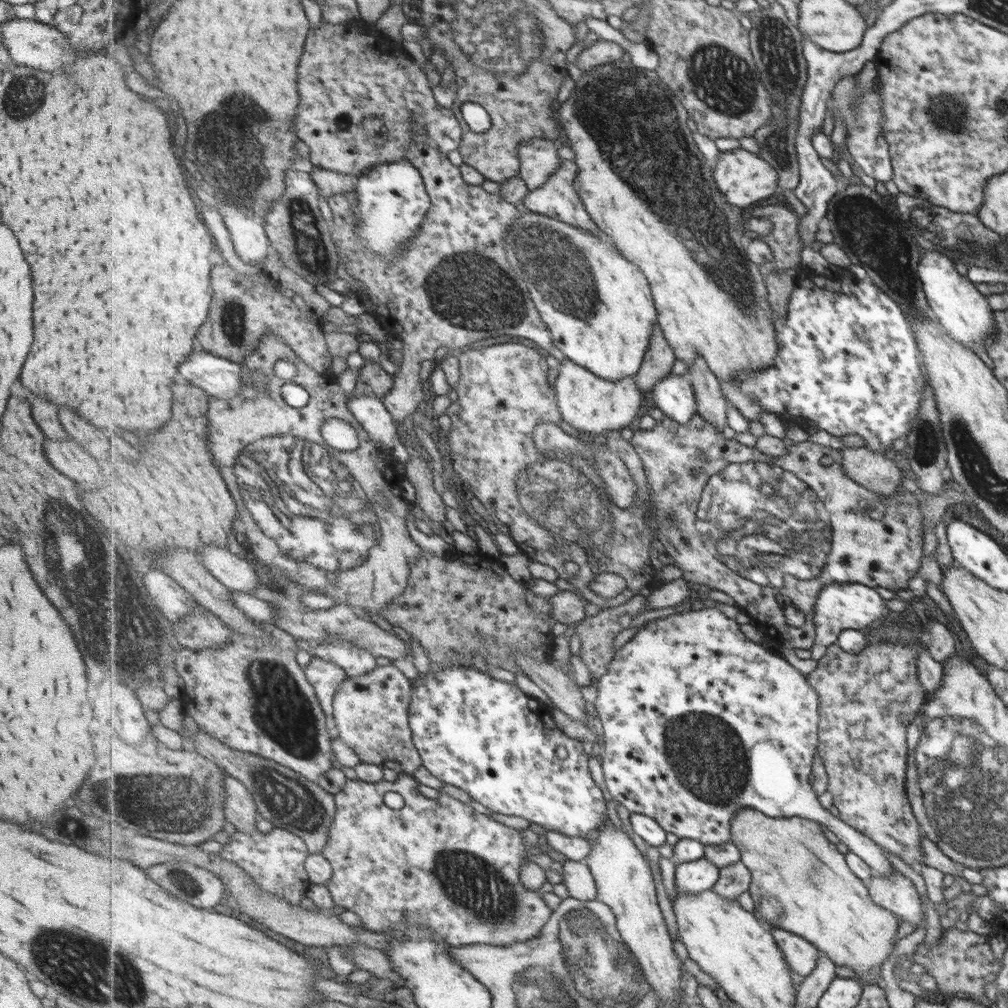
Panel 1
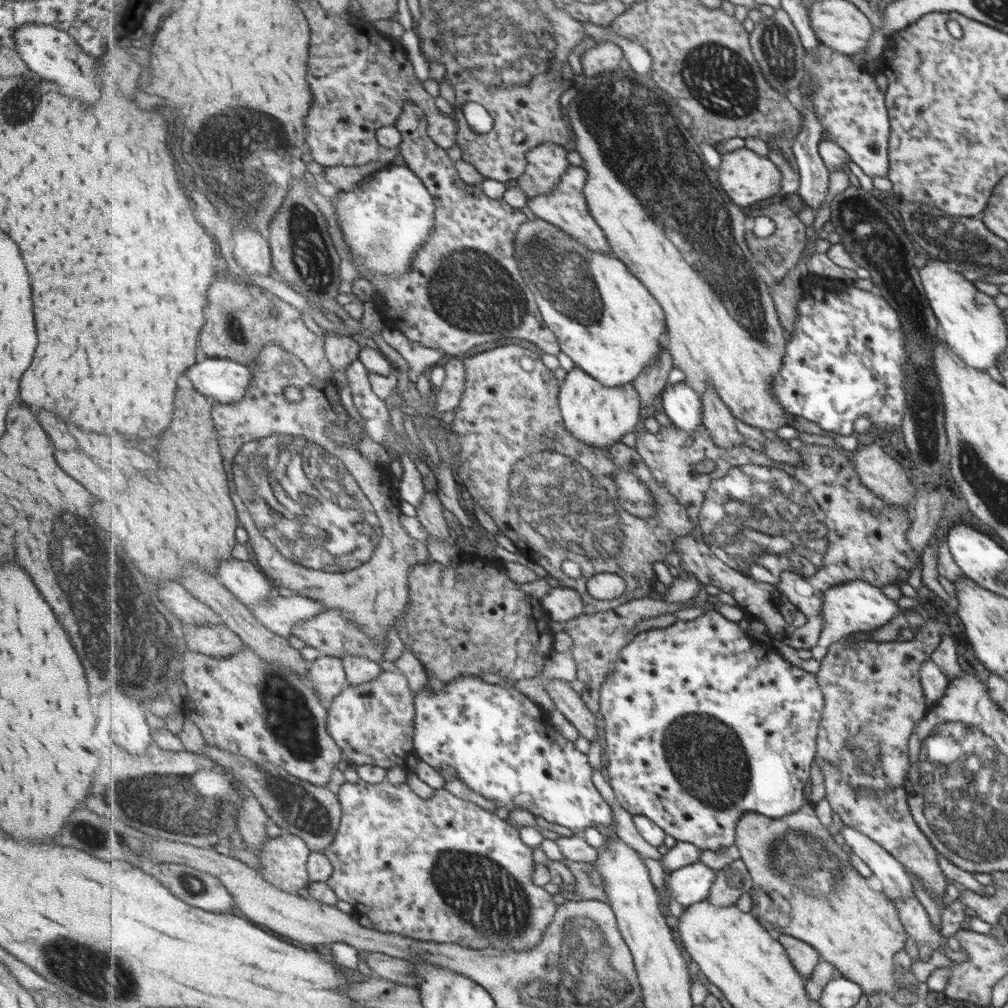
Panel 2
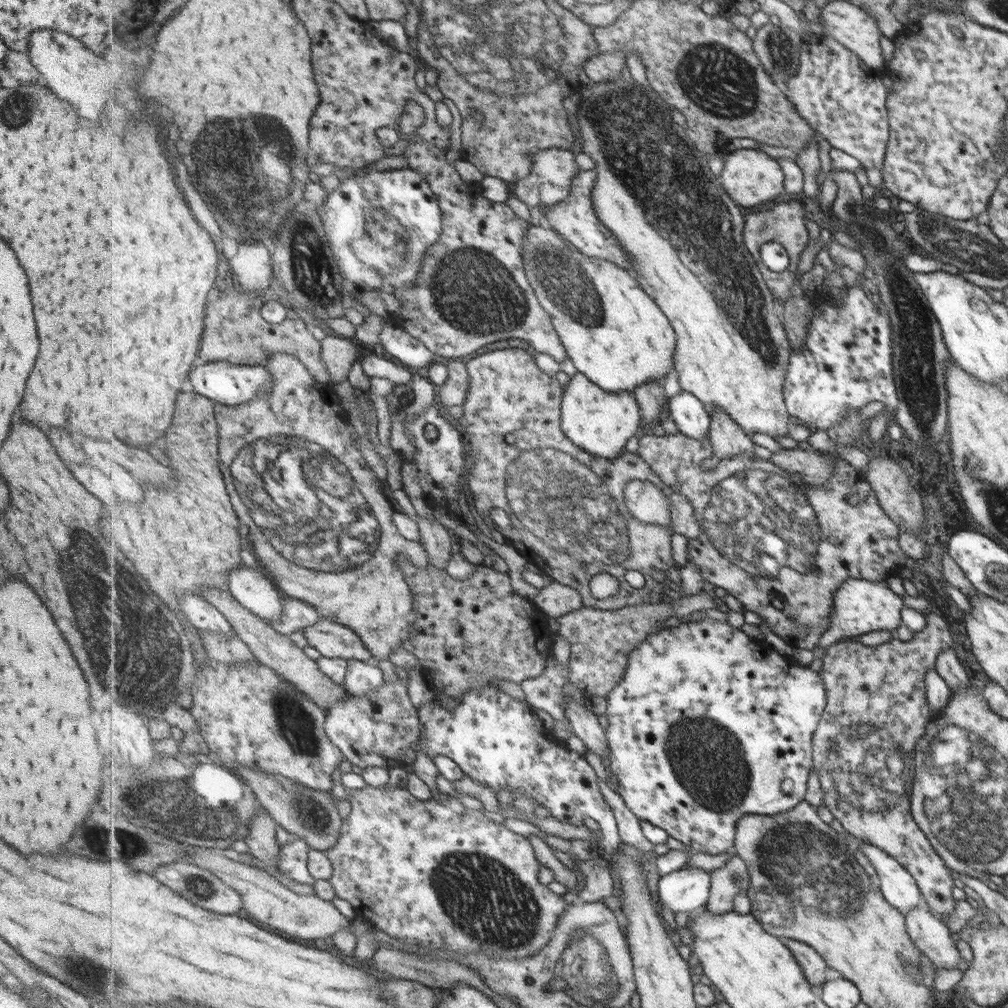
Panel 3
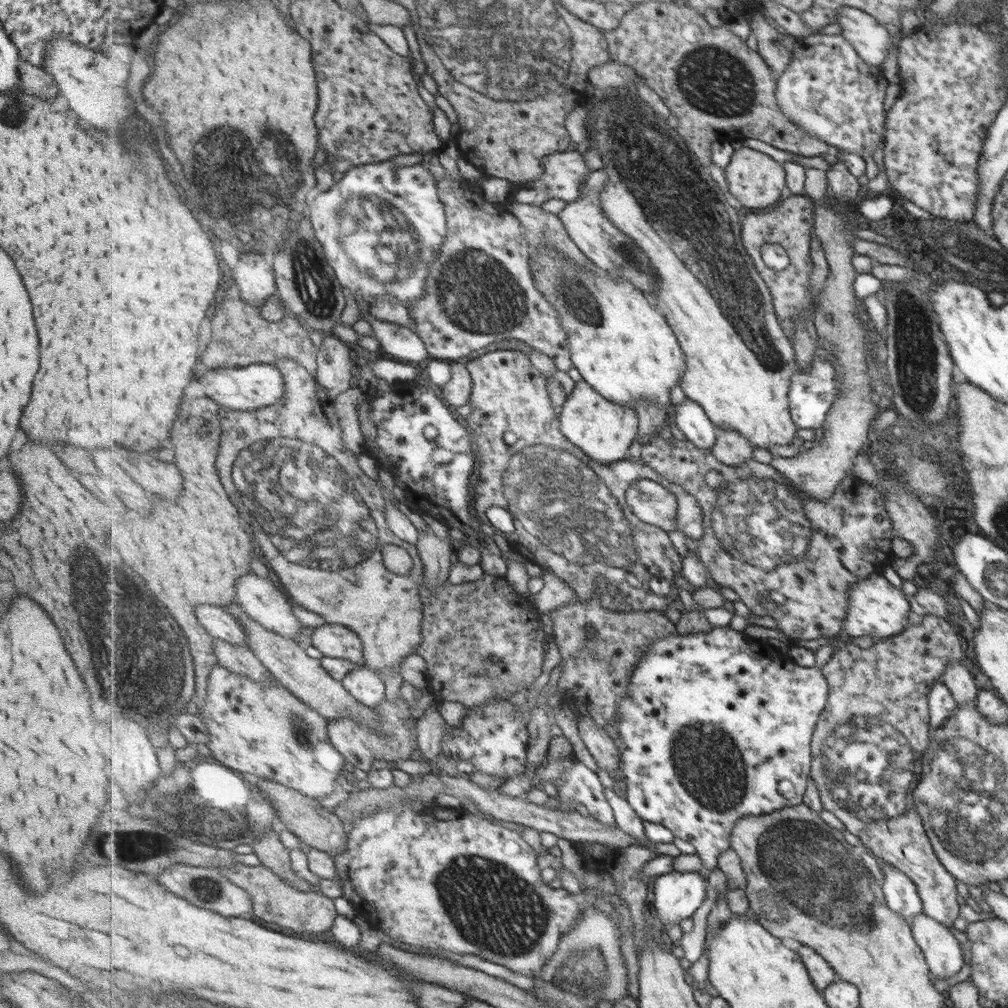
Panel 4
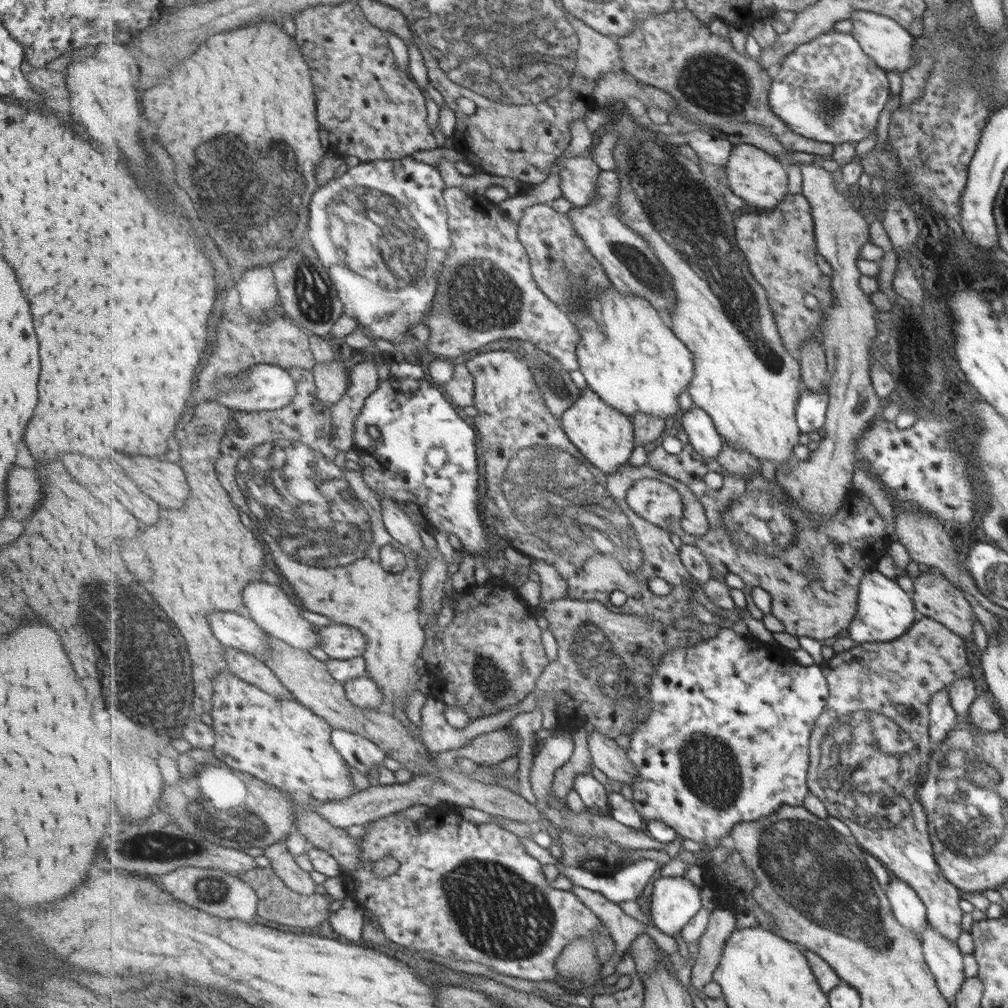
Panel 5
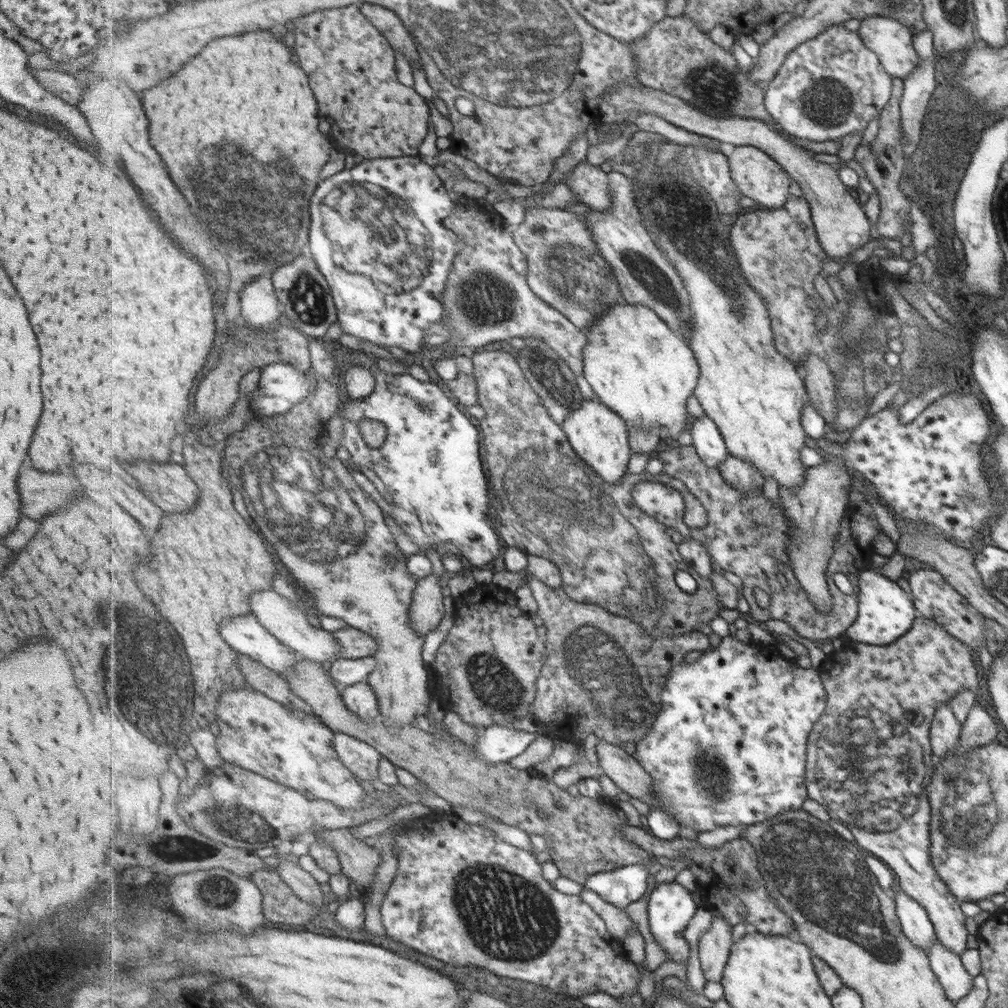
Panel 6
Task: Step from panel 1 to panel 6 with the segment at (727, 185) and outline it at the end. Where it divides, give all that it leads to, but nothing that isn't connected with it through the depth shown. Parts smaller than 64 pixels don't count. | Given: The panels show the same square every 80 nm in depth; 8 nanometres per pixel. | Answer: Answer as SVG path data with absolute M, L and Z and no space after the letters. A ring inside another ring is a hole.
M738 146L728 156L730 171L743 196L751 198L757 205L767 209L780 208L789 196L789 175L770 154L756 146Z

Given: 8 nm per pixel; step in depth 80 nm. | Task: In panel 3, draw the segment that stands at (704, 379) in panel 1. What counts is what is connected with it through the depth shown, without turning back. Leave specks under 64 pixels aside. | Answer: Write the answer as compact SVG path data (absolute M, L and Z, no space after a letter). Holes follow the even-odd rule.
M709 409L711 428L709 437L714 446L716 460L735 458L755 448L746 430L723 409Z

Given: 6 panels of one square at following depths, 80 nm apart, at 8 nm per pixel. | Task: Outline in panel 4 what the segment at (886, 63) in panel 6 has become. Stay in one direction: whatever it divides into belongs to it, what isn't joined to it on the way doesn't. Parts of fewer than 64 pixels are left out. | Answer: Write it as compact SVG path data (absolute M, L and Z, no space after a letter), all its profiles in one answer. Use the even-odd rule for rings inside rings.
M842 6L837 12L835 22L841 26L840 34L853 43L859 56L871 66L881 66L889 46L899 48L899 42L905 37L900 31L889 36L885 27L855 7Z

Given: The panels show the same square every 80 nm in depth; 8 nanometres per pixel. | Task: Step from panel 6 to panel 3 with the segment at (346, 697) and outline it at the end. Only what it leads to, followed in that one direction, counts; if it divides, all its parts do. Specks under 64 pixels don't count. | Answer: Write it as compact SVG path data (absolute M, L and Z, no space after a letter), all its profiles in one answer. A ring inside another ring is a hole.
M351 659L347 668L343 686L350 695L371 696L383 688L383 670L374 661Z

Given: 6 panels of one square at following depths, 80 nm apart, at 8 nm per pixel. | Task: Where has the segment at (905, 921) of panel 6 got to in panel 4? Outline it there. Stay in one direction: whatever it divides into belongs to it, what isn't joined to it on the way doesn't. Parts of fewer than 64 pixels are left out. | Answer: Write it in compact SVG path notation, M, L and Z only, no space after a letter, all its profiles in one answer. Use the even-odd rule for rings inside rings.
M877 861L882 872L880 884L883 885L887 906L890 906L891 910L900 914L907 921L917 913L921 913L922 902L913 881L909 880L903 871L897 870L891 863Z

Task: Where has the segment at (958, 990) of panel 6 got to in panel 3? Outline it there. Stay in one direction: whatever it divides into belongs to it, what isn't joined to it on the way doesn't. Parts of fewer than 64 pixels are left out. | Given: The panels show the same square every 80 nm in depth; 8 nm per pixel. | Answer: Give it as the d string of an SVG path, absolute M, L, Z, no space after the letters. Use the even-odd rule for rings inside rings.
M924 905L911 907L906 914L907 934L911 936L911 943L929 958L935 968L955 968L961 961L957 953L956 944L951 940L951 932L937 916L931 914Z

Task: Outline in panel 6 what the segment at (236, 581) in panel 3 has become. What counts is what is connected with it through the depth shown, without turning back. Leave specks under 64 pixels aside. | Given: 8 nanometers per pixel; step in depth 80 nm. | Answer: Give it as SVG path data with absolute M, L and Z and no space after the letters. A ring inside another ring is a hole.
M265 589L262 592L253 594L251 601L253 603L252 613L259 619L259 622L273 636L276 636L283 644L294 649L300 656L309 658L319 664L328 660L331 665L335 664L337 660L343 659L340 652L342 649L340 642L336 640L331 631L325 630L320 626L313 626L304 607L296 606L291 600L287 600L279 592L275 592L274 589Z

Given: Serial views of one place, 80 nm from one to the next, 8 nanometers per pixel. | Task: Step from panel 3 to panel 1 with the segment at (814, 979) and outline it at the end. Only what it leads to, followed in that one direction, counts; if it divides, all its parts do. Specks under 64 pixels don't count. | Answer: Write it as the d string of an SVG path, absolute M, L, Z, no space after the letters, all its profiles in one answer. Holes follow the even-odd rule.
M771 926L770 931L791 972L802 977L807 976L816 965L818 950L795 933L775 926Z

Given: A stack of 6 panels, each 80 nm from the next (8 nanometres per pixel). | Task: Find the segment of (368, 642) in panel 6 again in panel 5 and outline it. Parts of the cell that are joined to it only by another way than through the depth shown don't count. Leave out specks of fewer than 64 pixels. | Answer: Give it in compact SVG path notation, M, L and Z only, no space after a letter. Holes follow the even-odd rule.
M335 623L320 628L320 648L331 659L351 660L364 657L367 650L367 637L357 628Z

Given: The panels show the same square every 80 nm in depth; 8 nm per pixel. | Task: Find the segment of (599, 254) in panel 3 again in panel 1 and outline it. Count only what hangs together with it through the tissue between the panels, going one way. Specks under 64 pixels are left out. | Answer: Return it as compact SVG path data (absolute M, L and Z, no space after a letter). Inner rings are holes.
M562 160L561 166L539 190L531 190L523 202L526 210L545 214L549 218L559 218L571 226L583 227L602 236L601 228L593 221L590 212L583 205L579 191L575 189L575 179L579 178L576 161Z

